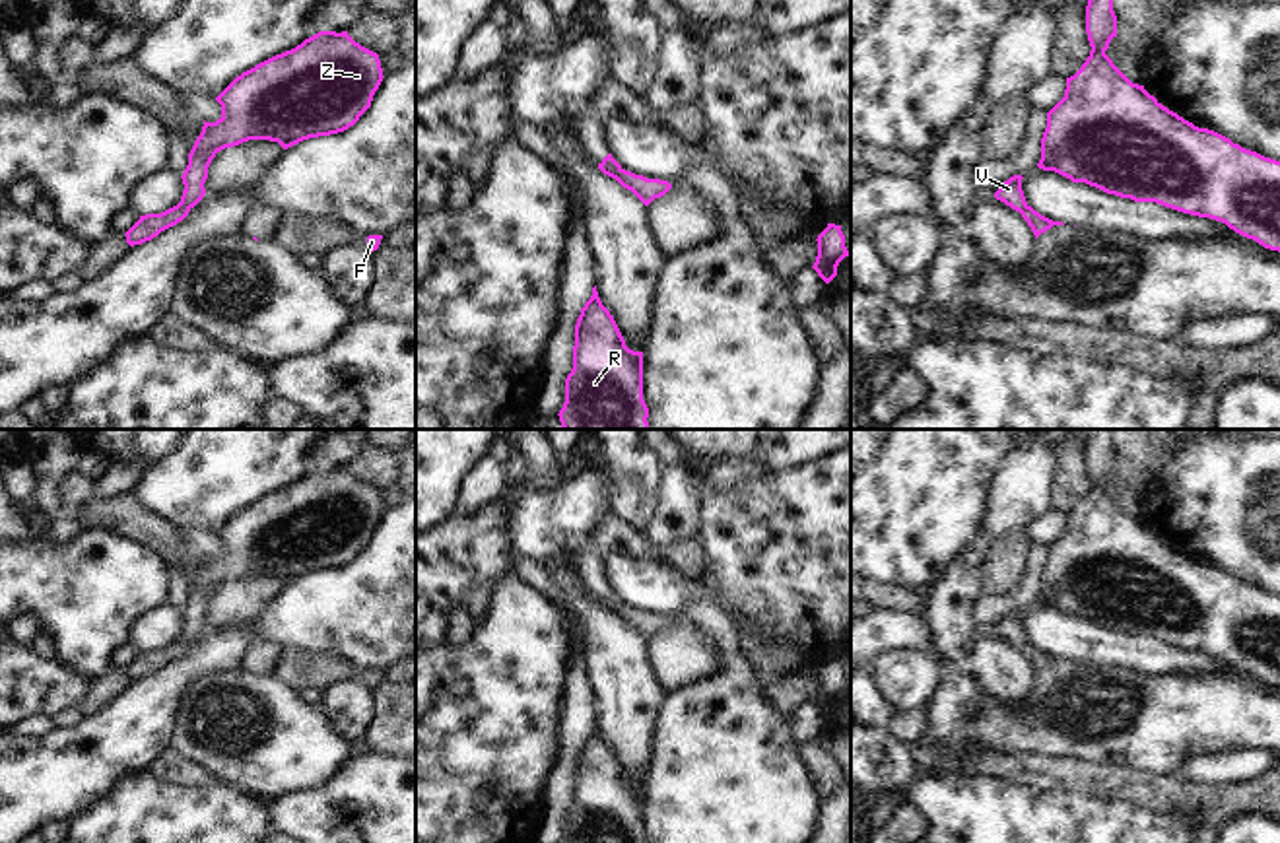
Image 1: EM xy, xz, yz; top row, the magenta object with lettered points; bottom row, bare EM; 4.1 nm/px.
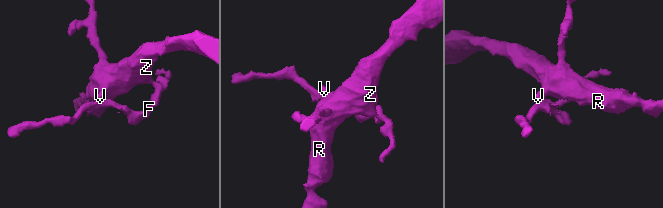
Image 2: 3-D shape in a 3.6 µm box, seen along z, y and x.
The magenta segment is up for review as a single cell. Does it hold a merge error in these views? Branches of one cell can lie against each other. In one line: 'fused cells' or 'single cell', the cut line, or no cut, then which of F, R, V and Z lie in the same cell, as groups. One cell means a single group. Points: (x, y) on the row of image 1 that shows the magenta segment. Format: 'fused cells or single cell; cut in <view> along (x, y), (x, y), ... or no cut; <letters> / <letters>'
fused cells; cut in xy along (175, 206), (189, 210); F / R V Z

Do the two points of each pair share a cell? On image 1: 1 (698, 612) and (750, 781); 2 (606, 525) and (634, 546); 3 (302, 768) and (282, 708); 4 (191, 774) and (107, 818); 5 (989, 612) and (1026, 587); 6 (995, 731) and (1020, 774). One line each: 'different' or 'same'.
1: same
2: same
3: same
4: different
5: same
6: different

